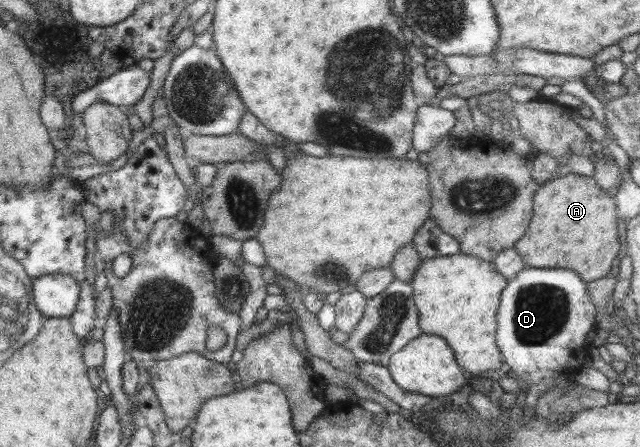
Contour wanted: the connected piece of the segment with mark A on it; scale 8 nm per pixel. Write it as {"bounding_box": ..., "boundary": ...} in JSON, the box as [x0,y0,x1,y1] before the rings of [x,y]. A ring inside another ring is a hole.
{"bounding_box":[514,174,620,283],"boundary":[[[558,174],[544,182],[542,188],[534,194],[534,216],[528,224],[528,230],[524,236],[514,244],[514,250],[520,254],[526,266],[560,266],[574,270],[580,280],[585,283],[592,282],[608,274],[612,260],[616,258],[620,243],[618,243],[618,231],[616,230],[615,200],[612,200],[608,193],[594,182],[593,178],[578,174]],[[554,242],[558,242],[558,264],[550,264],[554,258]]]}

